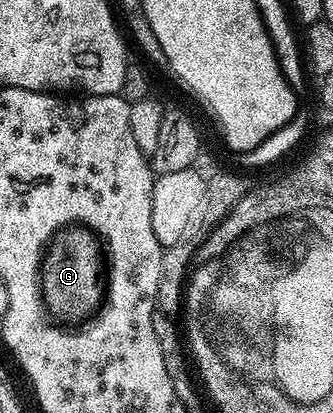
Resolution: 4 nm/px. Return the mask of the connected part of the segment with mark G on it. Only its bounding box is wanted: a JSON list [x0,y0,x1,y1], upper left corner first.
[41,227,103,323]

